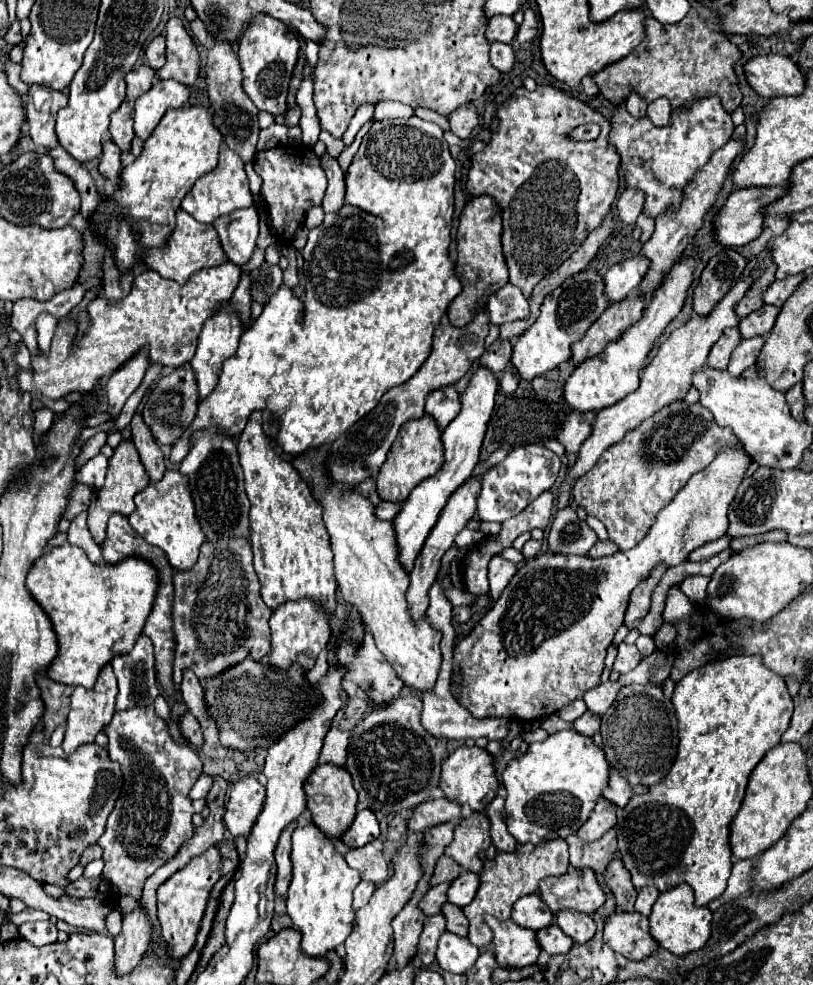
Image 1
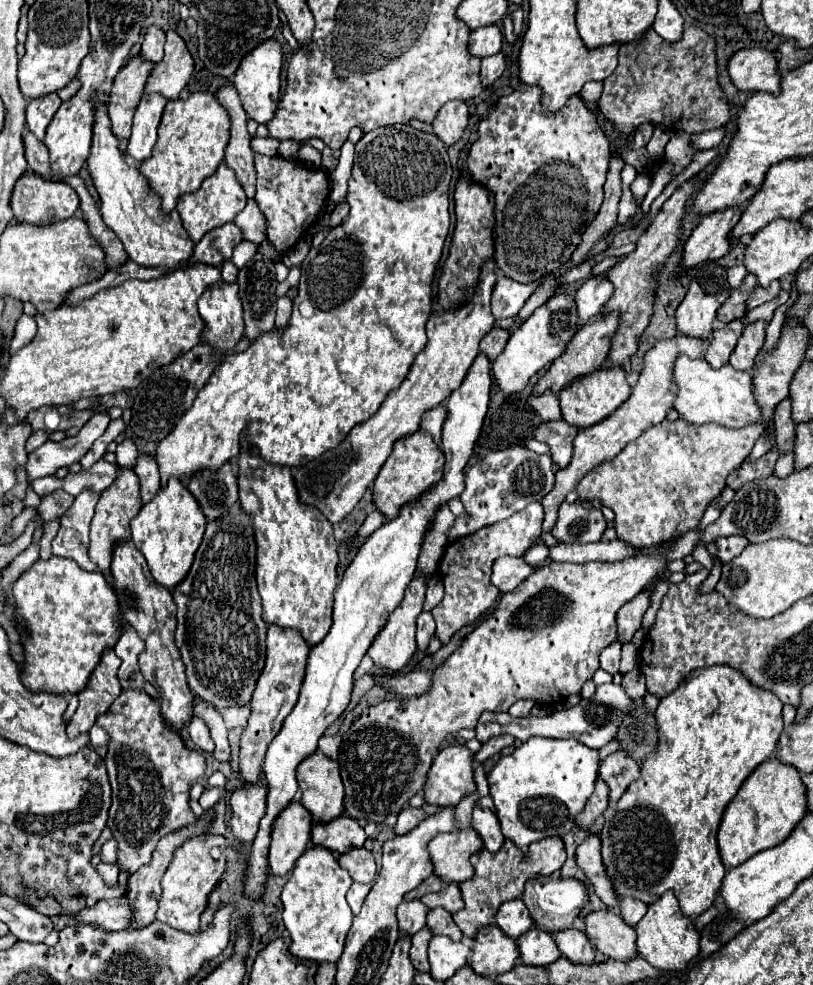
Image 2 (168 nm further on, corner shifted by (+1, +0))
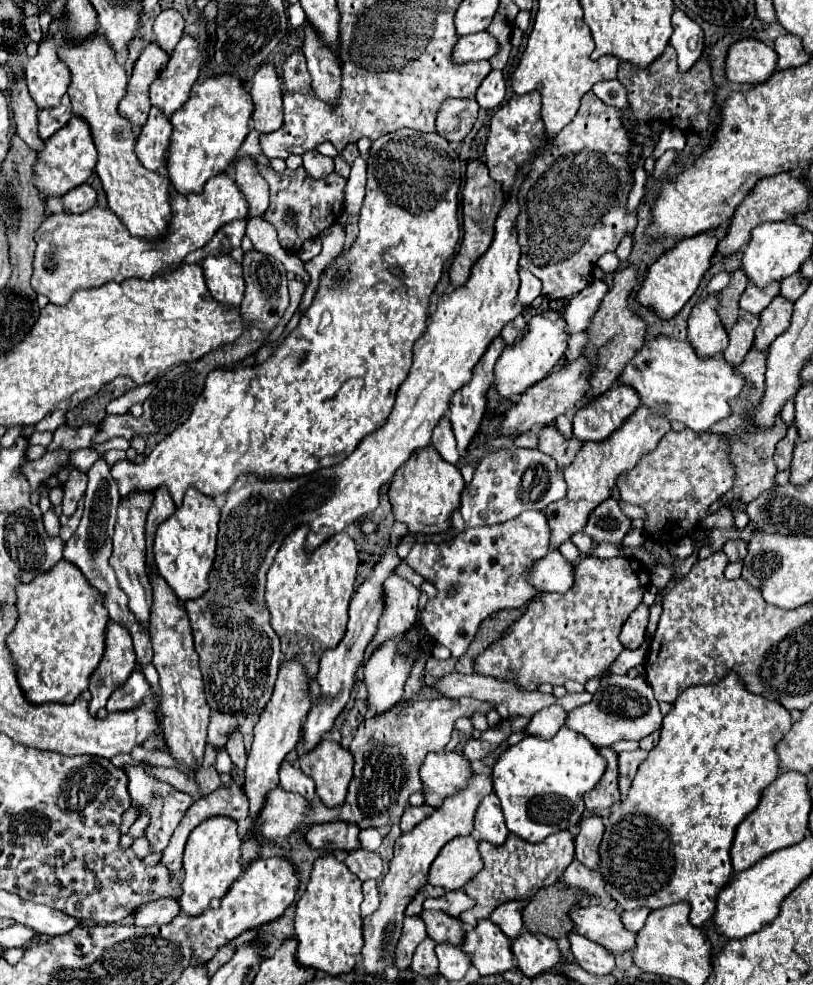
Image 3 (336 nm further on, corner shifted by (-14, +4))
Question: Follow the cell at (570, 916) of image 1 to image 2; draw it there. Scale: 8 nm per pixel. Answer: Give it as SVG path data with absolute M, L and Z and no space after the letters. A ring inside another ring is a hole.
M568 928L564 932L554 934L554 942L562 956L566 956L574 964L594 964L594 948L590 940L586 940L582 930Z

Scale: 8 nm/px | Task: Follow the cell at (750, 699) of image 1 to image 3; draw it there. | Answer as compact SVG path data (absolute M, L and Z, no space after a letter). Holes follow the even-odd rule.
M731 672L731 676L723 676L723 680L719 680L717 684L707 684L707 686L695 686L695 688L687 688L683 690L683 694L673 702L673 710L665 716L663 720L663 728L661 728L661 738L659 744L649 752L647 760L639 766L637 776L631 784L631 790L627 794L627 798L619 804L619 808L609 816L609 824L605 826L605 836L599 848L601 854L601 864L599 864L599 872L605 880L605 888L611 894L613 900L617 900L617 904L623 910L633 910L639 906L647 906L651 910L675 904L675 902L689 902L691 904L691 924L693 926L703 926L709 918L713 918L715 914L715 900L721 892L721 888L731 880L733 876L733 866L731 866L731 856L729 856L729 848L733 844L733 836L735 836L735 828L739 826L739 822L755 810L755 806L759 804L759 796L763 792L765 786L769 786L777 774L779 774L779 756L777 756L777 744L779 740L791 730L793 720L787 708L783 708L781 704L775 704L775 700L767 700L763 696L755 696L753 692L747 692L747 688L743 688L743 684L739 684L739 676L735 676Z

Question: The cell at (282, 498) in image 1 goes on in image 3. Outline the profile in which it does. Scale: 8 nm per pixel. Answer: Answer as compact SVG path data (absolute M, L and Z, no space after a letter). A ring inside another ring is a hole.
M295 528L287 536L267 572L265 602L271 612L271 626L281 638L285 660L299 656L311 678L317 674L319 658L325 650L335 648L347 626L347 606L355 592L357 550L349 534L335 534L319 548L307 552L307 528Z

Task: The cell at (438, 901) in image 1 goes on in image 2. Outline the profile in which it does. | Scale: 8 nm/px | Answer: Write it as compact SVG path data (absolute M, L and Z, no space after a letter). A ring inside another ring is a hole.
M420 900L402 902L396 910L400 936L414 936L418 930L422 930L426 926L424 924L426 912L428 912L428 908L424 908L424 904Z

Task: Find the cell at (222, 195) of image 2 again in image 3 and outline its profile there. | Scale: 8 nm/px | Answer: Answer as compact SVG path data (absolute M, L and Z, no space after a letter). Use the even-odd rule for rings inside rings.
M229 172L213 176L201 194L179 194L171 190L173 220L169 236L159 242L135 238L123 222L107 208L91 208L85 214L53 214L43 220L35 232L35 292L47 296L53 304L67 304L77 290L103 286L105 282L121 282L127 278L149 280L163 268L179 264L189 252L203 248L215 232L233 220L247 216L247 200Z

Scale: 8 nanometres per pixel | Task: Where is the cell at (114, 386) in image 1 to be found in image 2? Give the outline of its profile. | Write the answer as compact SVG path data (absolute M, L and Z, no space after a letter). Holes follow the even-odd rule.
M94 414L94 418L86 426L82 426L74 438L64 438L60 442L44 442L40 448L28 454L28 478L44 478L54 474L58 468L68 468L70 464L78 462L88 452L92 442L100 438L100 434L108 428L108 422L108 414Z

